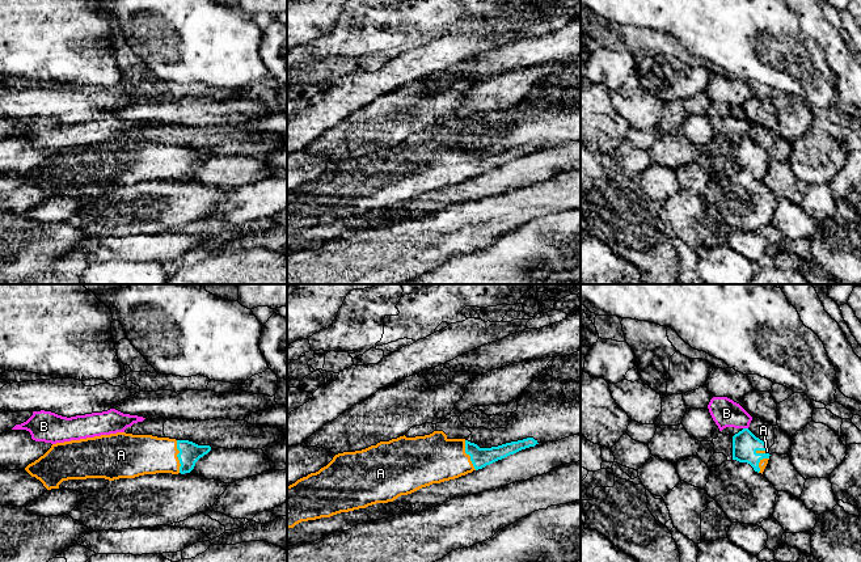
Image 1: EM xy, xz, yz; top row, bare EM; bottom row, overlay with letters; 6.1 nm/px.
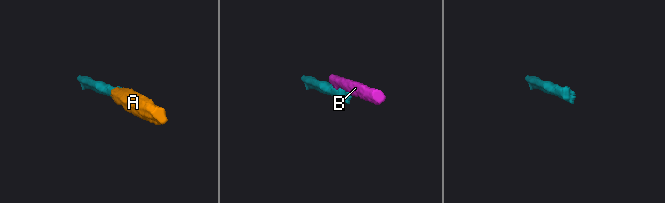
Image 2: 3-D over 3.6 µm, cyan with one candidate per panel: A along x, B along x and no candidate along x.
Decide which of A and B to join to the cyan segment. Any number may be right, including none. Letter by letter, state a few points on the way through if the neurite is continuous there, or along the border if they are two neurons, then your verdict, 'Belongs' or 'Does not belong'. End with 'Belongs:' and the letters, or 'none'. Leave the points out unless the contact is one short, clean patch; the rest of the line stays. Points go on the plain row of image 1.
A: Path across: xy (190, 159), (177, 163), (136, 161). Belongs
B: Boundary: yz (743, 134), (747, 135). Does not belong
Belongs: A

